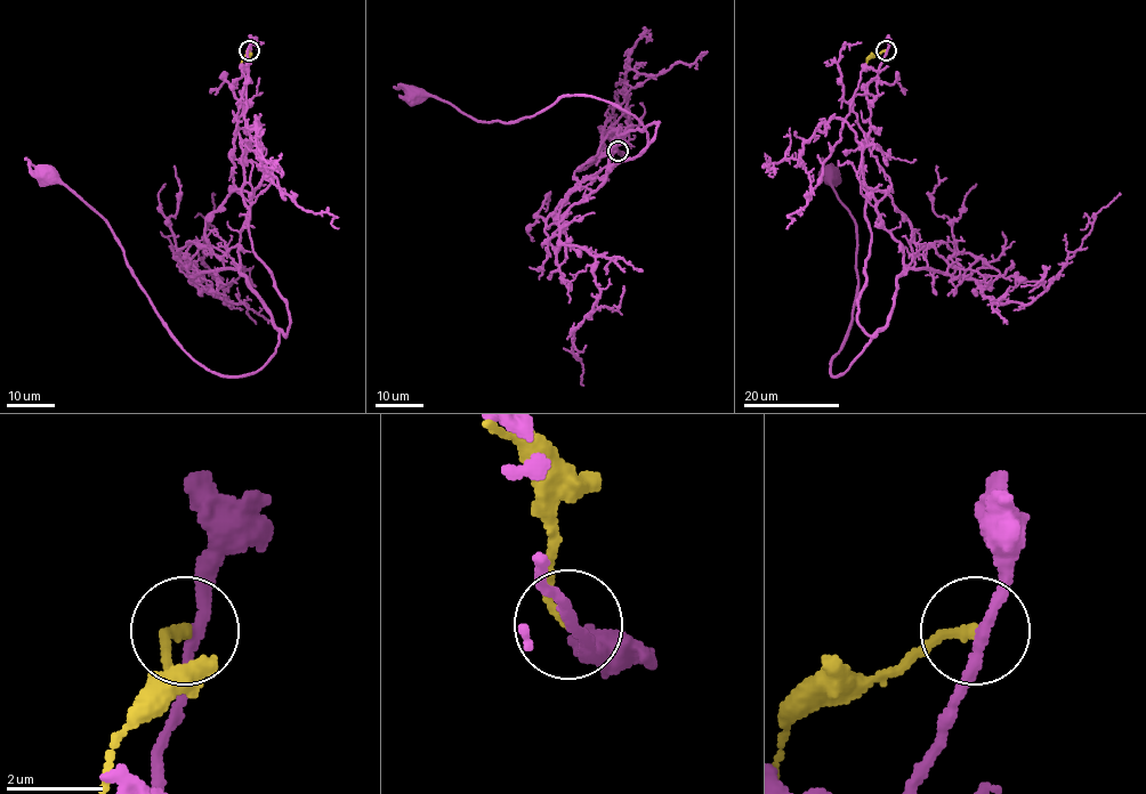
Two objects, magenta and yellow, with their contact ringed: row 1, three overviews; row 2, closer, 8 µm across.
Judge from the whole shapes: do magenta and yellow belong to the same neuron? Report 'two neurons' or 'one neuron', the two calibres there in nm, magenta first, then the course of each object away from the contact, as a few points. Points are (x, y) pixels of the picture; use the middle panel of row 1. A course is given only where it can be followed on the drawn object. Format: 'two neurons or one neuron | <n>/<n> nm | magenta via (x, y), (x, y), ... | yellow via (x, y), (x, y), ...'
two neurons | 220/220 nm | magenta via (618, 151), (600, 132), (659, 122), (650, 142), (624, 110), (584, 95), (509, 122), (417, 96) | yellow via (616, 151), (615, 137), (608, 131)

